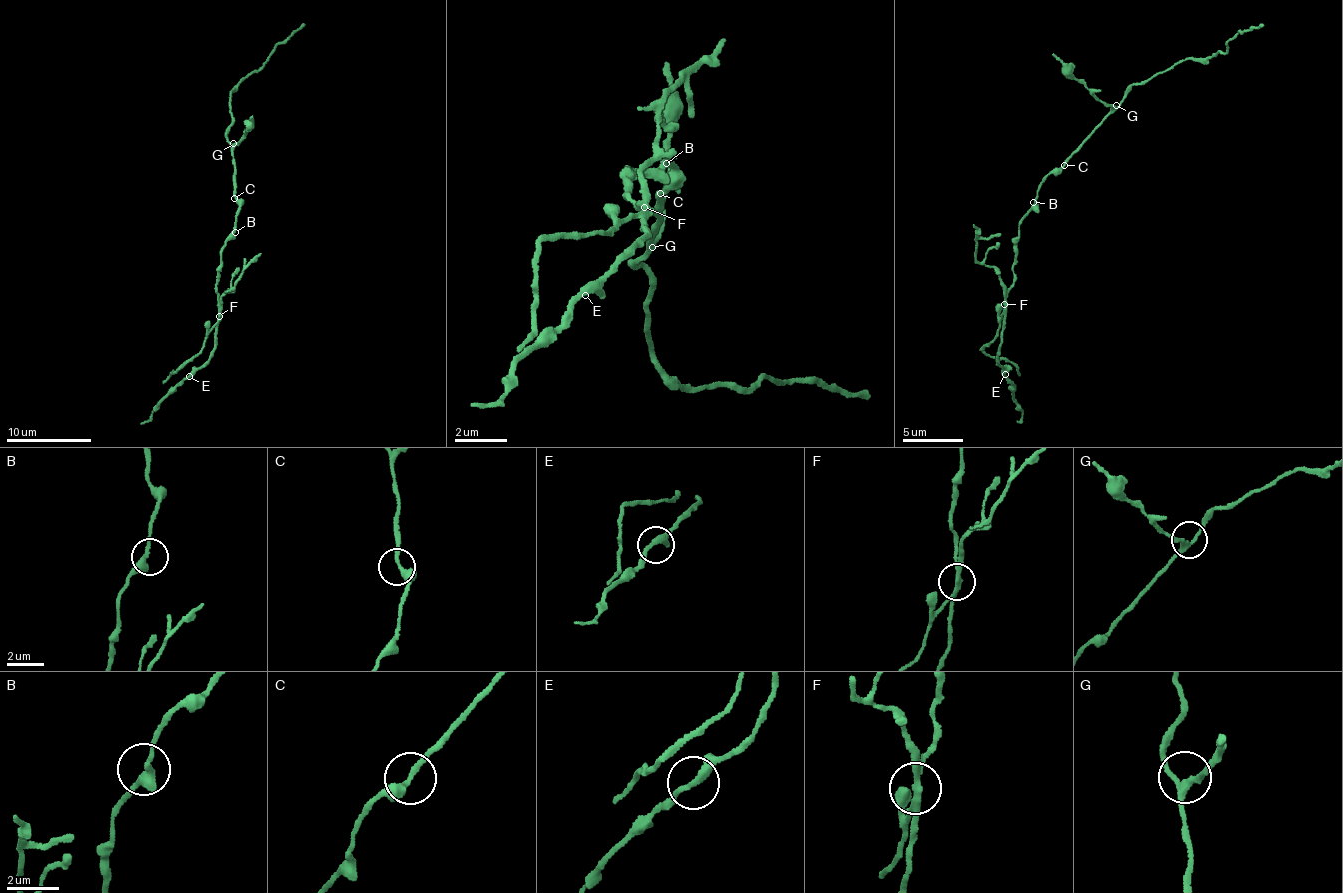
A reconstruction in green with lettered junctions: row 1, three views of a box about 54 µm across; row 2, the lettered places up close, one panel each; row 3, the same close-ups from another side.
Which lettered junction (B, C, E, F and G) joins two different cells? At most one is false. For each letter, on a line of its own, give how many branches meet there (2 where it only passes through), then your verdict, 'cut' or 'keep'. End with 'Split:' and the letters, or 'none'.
B: 2 branches meet; keep
C: 2 branches meet; keep
E: 2 branches meet; keep
F: 2 branches meet; cut
G: 3 branches meet; keep
Split: F

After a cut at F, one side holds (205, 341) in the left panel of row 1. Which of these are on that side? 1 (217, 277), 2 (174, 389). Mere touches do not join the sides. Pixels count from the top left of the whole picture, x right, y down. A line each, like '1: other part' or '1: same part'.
1: other part
2: other part

